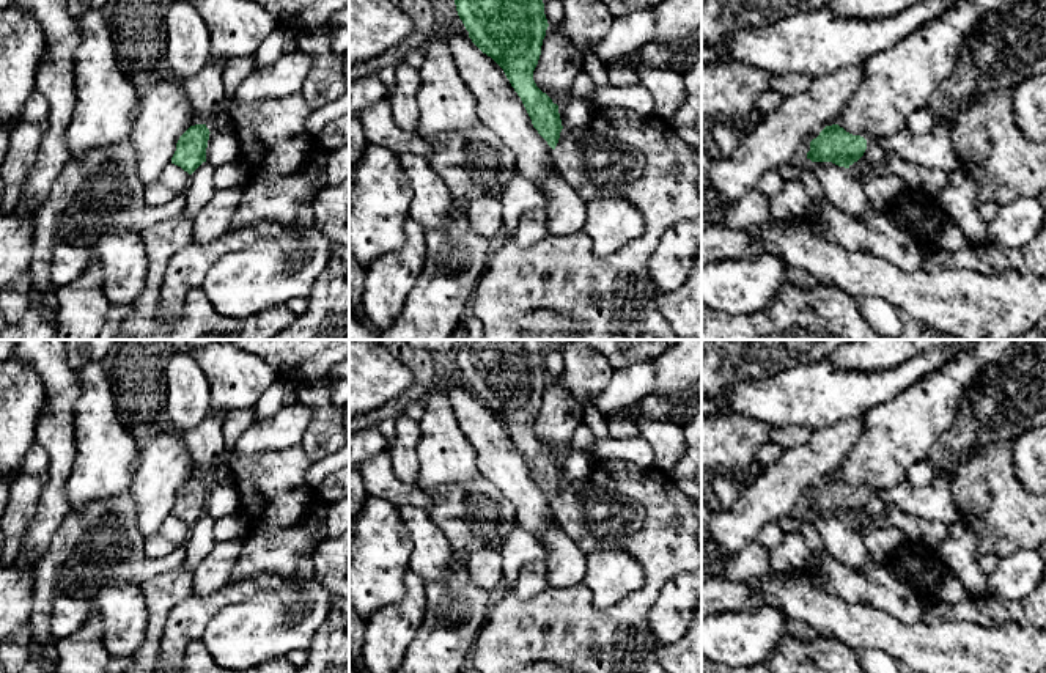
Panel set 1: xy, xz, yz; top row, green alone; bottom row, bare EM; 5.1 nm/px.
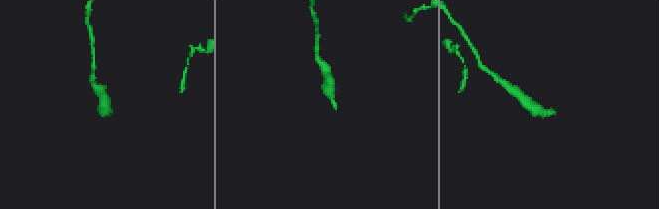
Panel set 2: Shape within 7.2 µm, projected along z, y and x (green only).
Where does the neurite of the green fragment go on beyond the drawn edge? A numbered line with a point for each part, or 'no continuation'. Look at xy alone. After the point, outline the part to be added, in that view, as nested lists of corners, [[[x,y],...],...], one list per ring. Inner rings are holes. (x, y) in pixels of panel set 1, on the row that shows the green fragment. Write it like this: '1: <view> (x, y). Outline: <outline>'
1: xy (222, 123). Outline: [[[227,107],[217,113],[206,127],[215,134],[234,134],[234,123]]]

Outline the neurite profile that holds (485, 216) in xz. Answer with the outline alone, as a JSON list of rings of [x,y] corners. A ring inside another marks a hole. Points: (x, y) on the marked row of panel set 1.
[[[483,197],[470,203],[466,211],[469,228],[489,242],[503,233],[503,209],[500,200]]]

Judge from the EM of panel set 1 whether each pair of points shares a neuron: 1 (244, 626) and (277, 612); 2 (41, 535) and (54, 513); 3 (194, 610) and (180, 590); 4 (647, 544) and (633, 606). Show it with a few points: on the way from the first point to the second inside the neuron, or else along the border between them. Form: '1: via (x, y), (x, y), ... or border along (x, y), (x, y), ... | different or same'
1: via (252, 626), (263, 626), (269, 620) | same
2: via (41, 530), (49, 518) | same
3: border along (192, 593), (170, 612), (164, 629) | different
4: via (651, 560), (651, 587), (648, 590) | same

